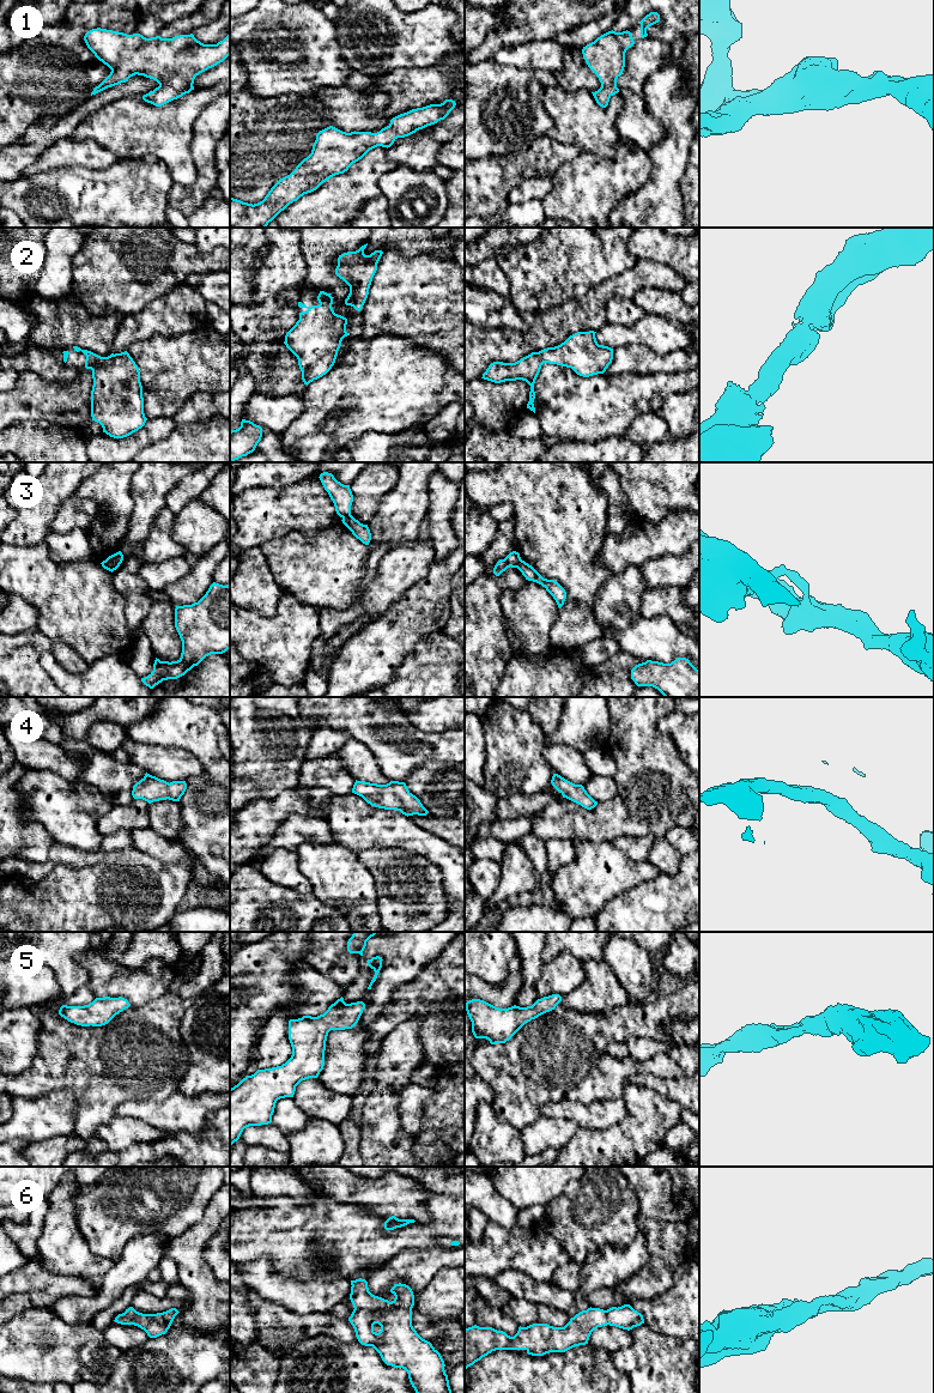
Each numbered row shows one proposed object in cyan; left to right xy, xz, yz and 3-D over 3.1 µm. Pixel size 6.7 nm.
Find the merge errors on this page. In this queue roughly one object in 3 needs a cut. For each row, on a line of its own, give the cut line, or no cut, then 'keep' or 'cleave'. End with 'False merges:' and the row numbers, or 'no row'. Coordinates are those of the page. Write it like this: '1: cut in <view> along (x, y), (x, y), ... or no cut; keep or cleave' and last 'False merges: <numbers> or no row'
1: no cut; keep
2: no cut; keep
3: cut in xz along (350, 514), (343, 518); cleave
4: no cut; keep
5: no cut; keep
6: no cut; keep
False merges: 3

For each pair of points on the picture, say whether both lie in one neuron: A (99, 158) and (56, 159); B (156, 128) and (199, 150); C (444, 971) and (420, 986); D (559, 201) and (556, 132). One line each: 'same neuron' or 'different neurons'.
A: same neuron
B: different neurons
C: same neuron
D: different neurons

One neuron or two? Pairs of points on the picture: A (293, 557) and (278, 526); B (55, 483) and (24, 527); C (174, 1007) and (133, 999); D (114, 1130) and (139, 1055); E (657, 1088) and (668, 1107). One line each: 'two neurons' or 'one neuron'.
A: two neurons
B: one neuron
C: two neurons
D: two neurons
E: two neurons

